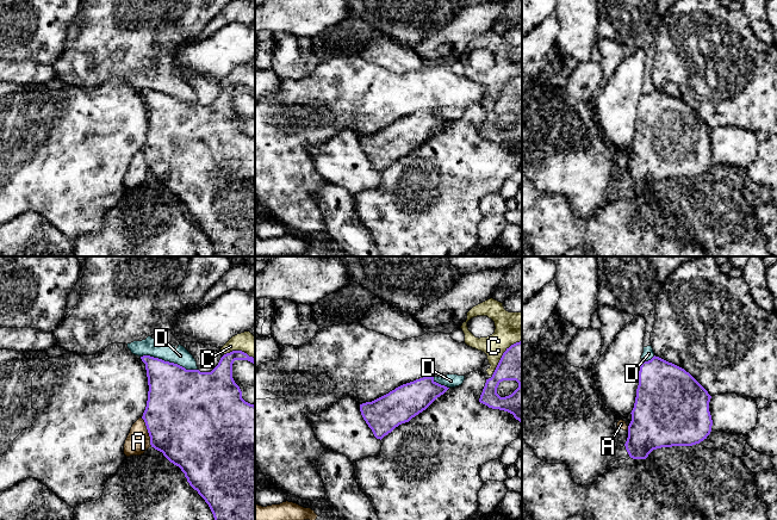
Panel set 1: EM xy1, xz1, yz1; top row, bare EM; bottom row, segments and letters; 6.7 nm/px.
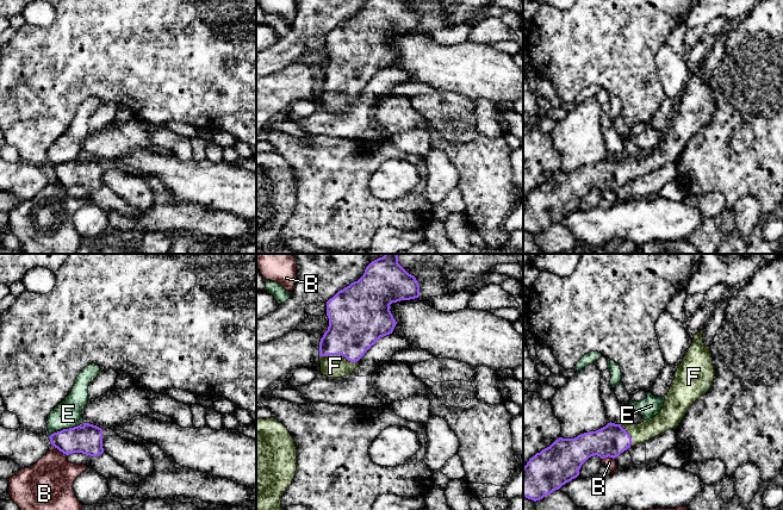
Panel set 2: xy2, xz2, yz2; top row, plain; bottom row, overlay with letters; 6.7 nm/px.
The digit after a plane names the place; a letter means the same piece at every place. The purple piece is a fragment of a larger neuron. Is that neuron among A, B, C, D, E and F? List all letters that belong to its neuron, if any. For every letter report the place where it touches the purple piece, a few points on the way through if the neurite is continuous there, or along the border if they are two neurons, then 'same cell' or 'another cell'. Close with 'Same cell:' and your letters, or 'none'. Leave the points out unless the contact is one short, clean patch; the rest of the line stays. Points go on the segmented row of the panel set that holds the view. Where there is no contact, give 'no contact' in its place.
A: meets purple in xy1 at (148, 432); another cell
B: meets purple in xy2 at (60, 451); another cell
C: meets purple in xz1 at (503, 353); another cell
D: meets purple in xy1 at (168, 361); another cell
E: meets purple in xy2 at (66, 429); border along xy2 (84, 422), (54, 431), (49, 436); another cell
F: meets purple in xz2 at (339, 354); runs through xz2 (356, 322), (339, 354), (335, 366); same cell
Same cell: F

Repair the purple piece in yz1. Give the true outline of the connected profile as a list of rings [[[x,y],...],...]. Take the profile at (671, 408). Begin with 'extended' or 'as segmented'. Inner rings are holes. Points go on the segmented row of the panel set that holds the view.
as segmented | [[[655,355],[648,361],[642,361],[624,444],[629,457],[646,459],[653,450],[692,446],[707,439],[713,426],[710,398],[708,391],[684,369]]]

